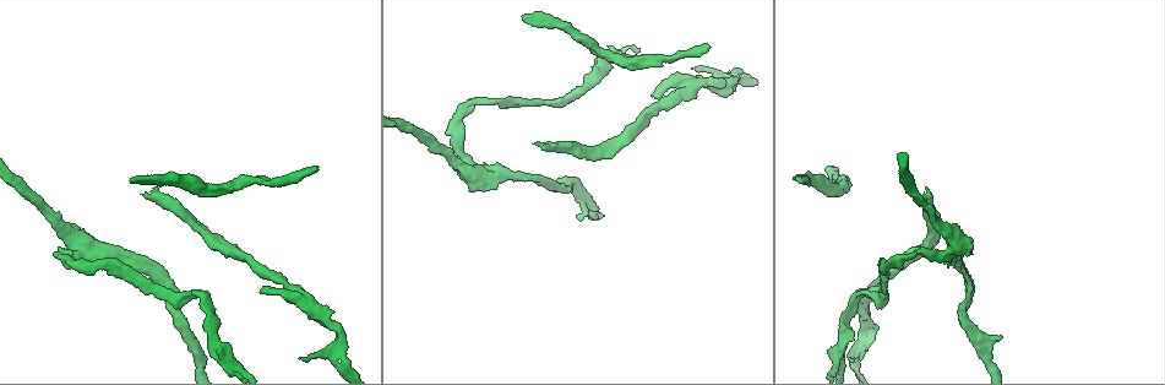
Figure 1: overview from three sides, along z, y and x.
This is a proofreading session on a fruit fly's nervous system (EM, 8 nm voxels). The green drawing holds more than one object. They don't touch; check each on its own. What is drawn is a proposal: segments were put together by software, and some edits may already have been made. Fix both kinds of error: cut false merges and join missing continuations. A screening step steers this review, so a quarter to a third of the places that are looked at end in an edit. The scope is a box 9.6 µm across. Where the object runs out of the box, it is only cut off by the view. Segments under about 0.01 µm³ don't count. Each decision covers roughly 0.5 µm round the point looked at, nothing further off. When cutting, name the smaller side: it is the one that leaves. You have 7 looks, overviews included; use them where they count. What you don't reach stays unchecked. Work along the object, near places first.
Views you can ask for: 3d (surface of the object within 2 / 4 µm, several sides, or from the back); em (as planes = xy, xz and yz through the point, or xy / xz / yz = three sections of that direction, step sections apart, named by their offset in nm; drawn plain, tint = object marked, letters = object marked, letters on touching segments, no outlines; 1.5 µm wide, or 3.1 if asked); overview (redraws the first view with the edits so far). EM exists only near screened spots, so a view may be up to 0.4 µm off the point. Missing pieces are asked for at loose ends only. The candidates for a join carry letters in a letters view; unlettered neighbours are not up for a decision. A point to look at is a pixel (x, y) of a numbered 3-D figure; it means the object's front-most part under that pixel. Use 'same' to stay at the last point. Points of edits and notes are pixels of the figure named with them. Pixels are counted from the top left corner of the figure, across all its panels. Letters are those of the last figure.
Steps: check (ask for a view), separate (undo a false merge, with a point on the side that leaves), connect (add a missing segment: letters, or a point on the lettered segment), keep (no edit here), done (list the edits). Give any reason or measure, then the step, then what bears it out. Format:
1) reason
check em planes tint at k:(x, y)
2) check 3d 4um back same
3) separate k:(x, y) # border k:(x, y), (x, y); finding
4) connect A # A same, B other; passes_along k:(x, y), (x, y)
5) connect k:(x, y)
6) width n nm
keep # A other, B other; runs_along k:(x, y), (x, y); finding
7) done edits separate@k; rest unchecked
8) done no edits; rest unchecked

branch stops here
check em yz step 8 tint at 1:(581, 221)

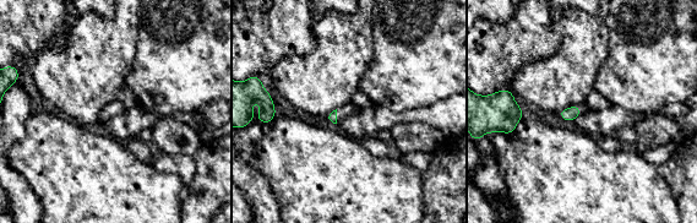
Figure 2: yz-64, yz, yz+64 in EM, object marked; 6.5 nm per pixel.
cut it another way
check em xz step 8 letters same

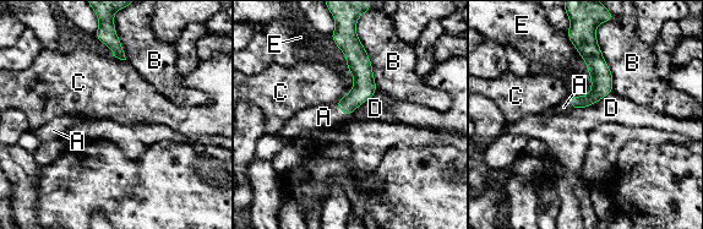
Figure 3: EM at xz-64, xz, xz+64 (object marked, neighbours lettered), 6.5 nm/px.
connect A # A same, B other, C other, D other, E other; it goes on there

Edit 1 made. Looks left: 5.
see it whole again
check overview

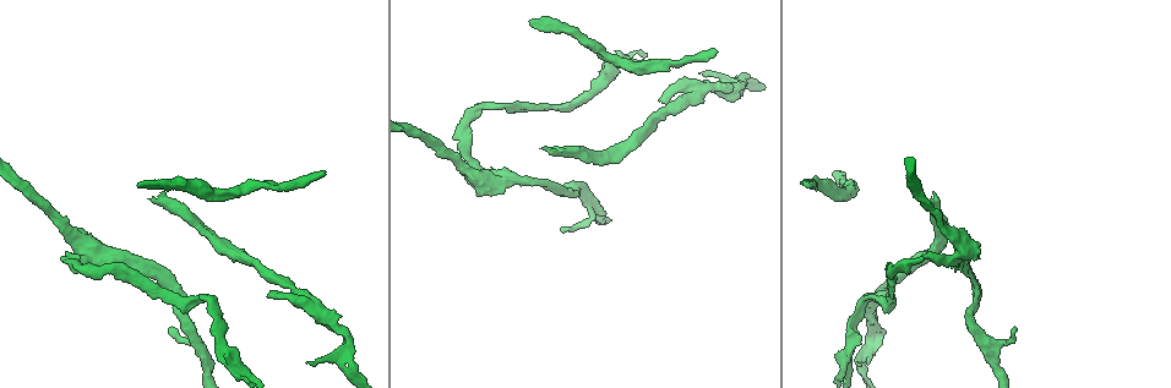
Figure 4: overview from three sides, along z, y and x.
end of a long branch
check em xy step 4 letters at 4:(932, 199)

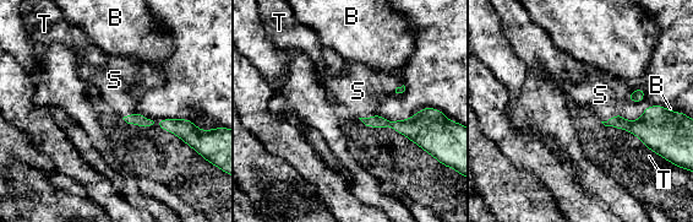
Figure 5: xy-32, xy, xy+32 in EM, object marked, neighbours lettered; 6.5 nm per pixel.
longest_contact S 130 nm
connect S # B other, S same, T other; passes_along 5:(403, 126), (369, 117), (358, 91); the neuron continues

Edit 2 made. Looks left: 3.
see it whole again
check overview

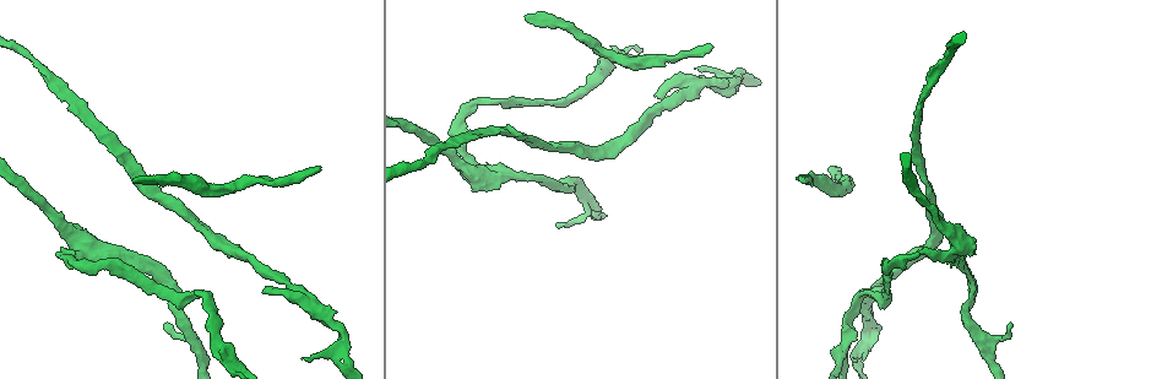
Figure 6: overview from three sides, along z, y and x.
long arm stops here
check em planes letters at 6:(800, 182)

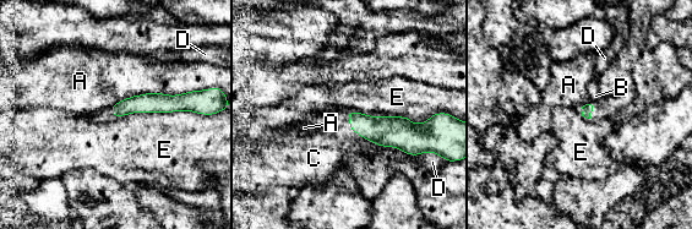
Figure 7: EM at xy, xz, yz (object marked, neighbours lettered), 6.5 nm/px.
connect C # A other, B other, C same, D other, E other; it goes on there

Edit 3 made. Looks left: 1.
done edits connect@3, connect@5, connect@7; rest unchecked

